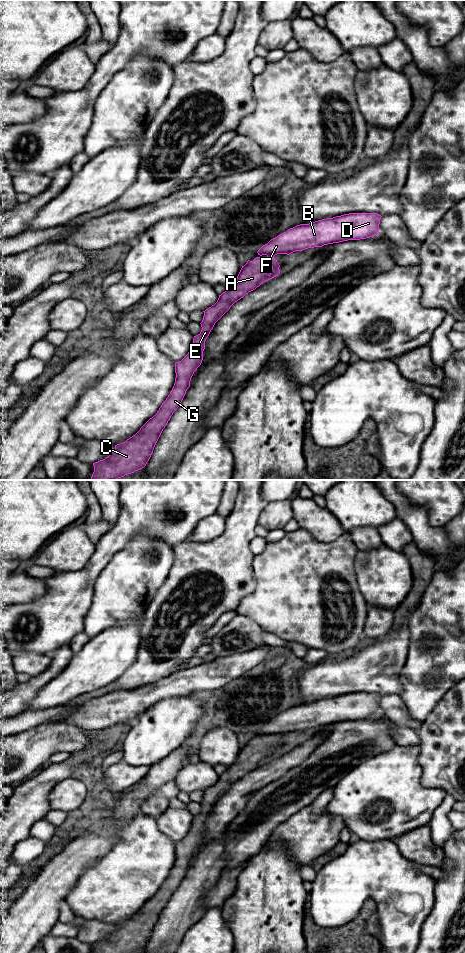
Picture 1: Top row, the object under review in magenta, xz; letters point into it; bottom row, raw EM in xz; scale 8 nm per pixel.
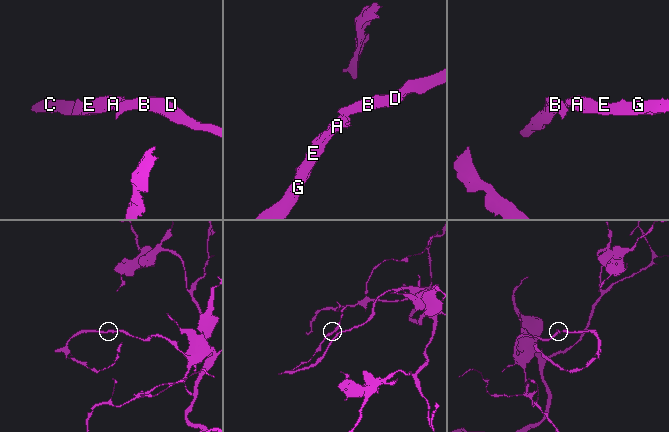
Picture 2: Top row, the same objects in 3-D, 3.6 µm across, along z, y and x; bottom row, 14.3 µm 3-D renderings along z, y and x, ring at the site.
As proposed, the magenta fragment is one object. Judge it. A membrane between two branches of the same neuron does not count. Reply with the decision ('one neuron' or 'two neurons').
two neurons

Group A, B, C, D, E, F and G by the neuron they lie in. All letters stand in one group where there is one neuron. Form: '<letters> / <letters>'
A C E G / B D F

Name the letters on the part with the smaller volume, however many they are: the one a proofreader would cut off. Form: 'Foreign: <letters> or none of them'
Foreign: A, C, E, G

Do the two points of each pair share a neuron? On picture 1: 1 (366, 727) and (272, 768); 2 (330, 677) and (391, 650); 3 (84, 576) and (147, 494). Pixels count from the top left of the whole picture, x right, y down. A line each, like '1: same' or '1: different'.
1: same
2: same
3: same

